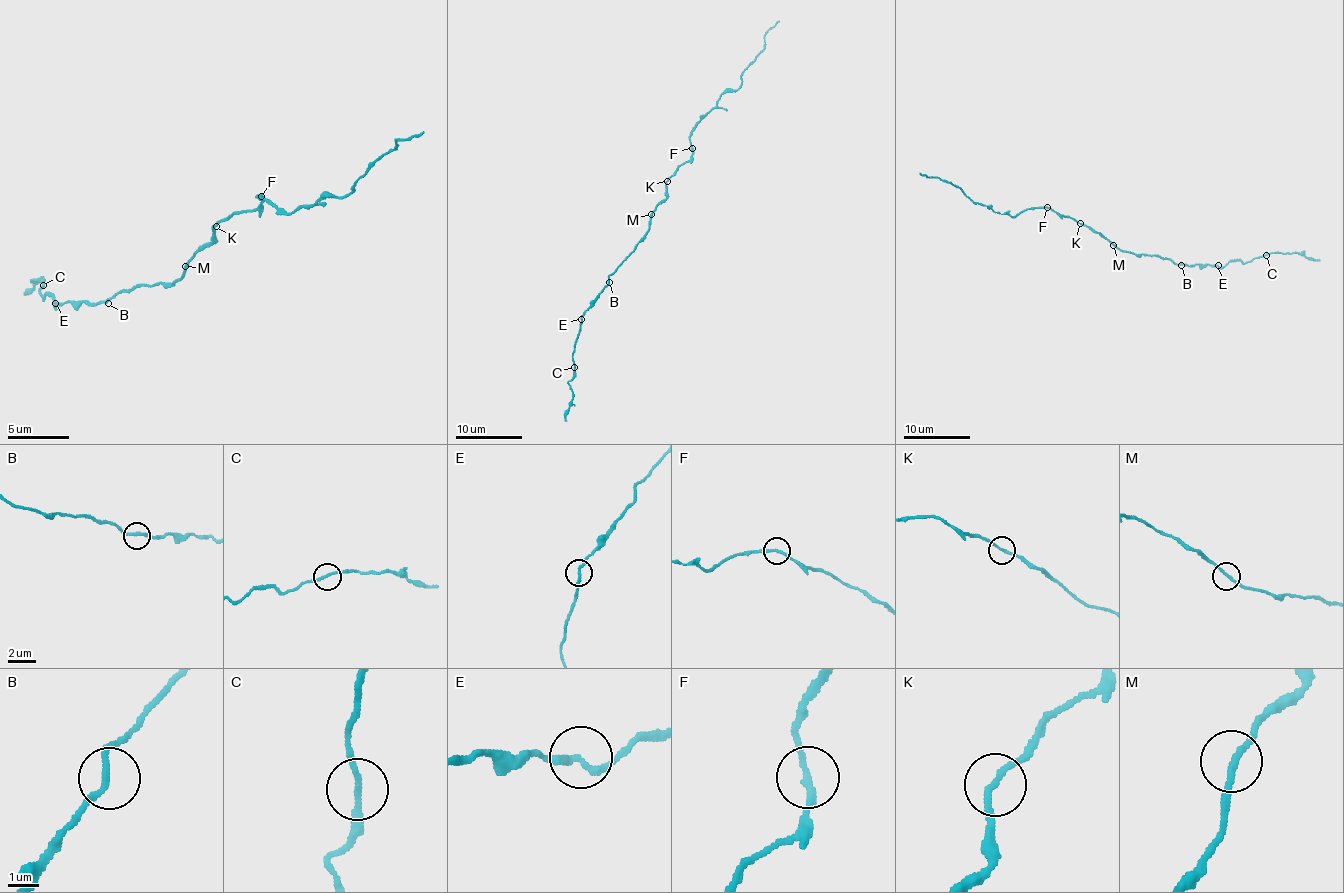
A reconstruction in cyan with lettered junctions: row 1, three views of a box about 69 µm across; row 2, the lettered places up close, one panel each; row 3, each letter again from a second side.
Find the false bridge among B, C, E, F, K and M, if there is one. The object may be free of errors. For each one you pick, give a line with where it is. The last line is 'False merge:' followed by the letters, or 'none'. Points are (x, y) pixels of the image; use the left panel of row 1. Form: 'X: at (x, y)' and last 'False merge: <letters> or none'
False merge: none

